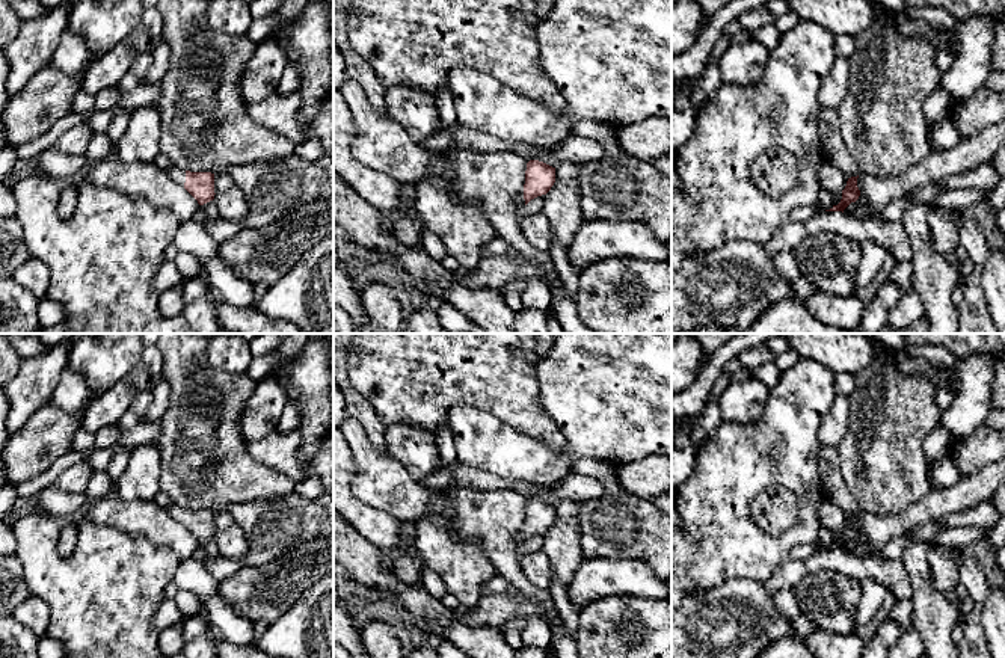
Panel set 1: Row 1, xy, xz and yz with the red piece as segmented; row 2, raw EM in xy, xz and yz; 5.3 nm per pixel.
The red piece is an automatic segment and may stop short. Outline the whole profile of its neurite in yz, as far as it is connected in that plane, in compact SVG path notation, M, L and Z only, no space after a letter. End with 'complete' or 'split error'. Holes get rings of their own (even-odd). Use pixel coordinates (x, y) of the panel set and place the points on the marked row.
M851 177L847 181L845 189L842 190L842 199L838 205L833 205L830 210L825 211L842 211L851 204L856 202L860 196L860 190L857 187L857 177Z | complete

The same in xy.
M177 166L166 169L166 174L180 186L183 186L199 205L214 199L214 174L211 172L190 172Z | split error

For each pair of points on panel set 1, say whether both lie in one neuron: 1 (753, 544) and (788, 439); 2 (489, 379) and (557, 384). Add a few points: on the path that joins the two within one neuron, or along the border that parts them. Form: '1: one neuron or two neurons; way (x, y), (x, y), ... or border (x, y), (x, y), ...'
1: one neuron; way (740, 515), (740, 479), (759, 459)
2: two neurons; border (533, 367), (539, 390), (539, 406), (550, 415)

